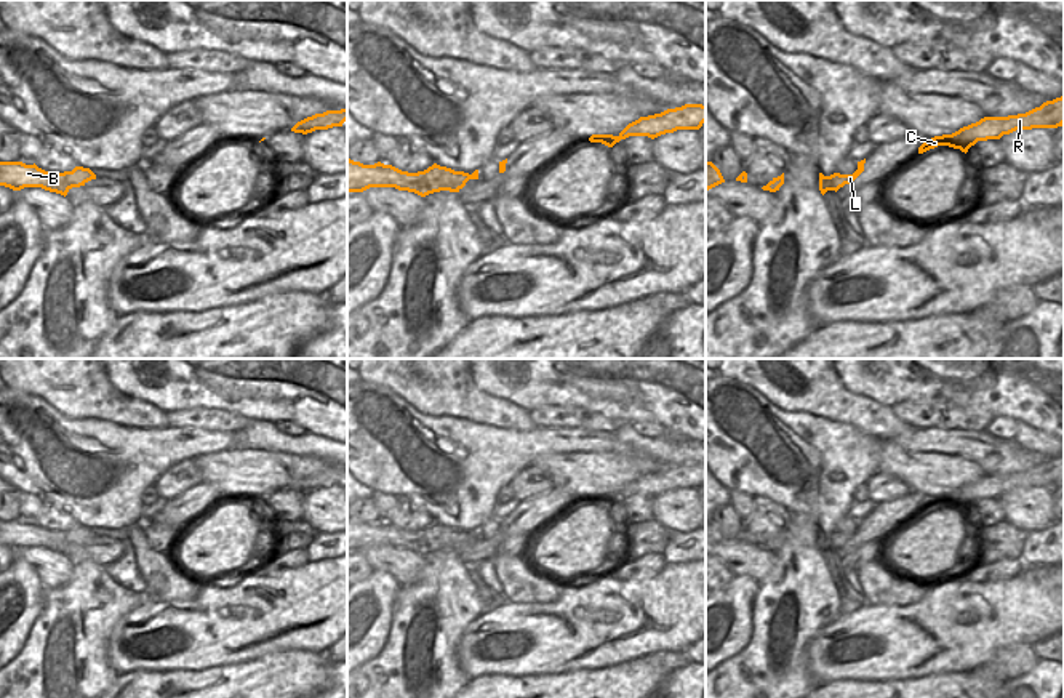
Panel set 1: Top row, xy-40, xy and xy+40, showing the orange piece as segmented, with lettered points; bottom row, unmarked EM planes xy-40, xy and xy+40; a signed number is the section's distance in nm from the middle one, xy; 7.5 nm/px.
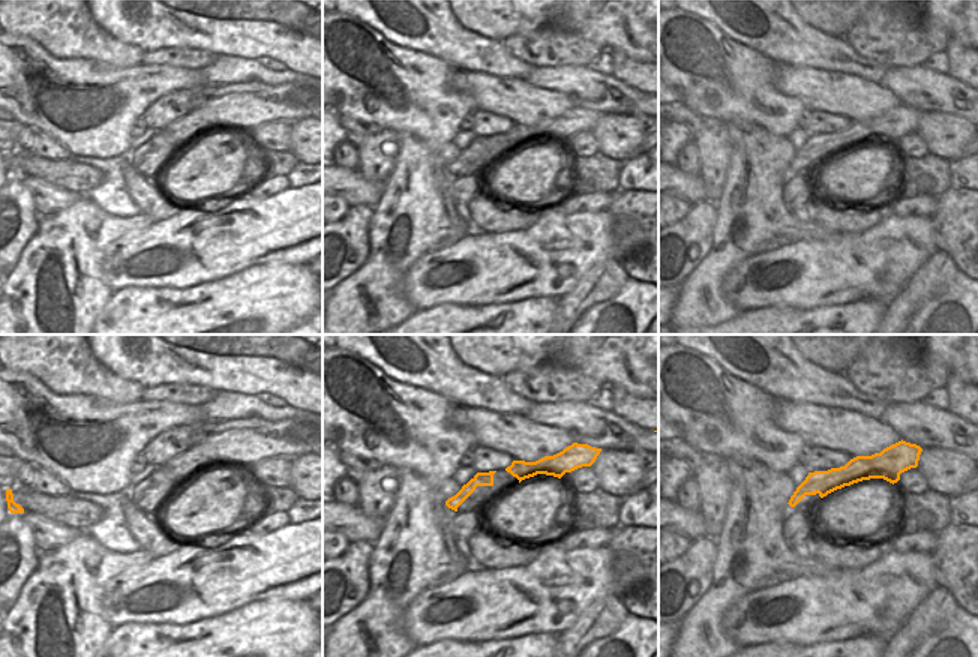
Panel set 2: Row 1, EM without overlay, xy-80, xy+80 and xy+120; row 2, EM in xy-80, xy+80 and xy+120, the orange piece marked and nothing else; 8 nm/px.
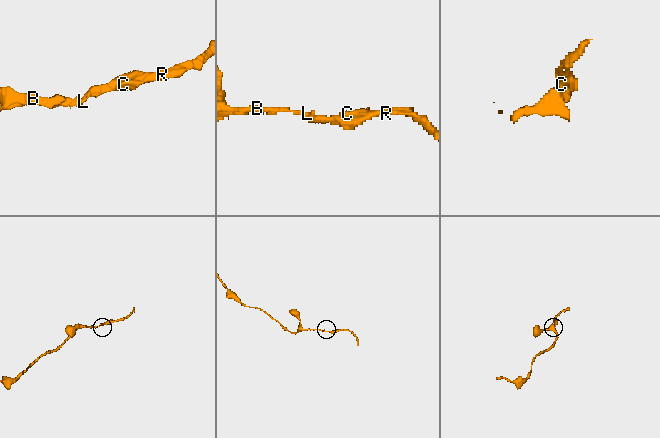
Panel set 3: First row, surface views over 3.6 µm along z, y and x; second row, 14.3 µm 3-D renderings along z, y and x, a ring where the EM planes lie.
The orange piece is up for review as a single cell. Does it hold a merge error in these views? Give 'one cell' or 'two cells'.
one cell

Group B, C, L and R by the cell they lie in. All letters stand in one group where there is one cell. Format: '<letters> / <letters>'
B C L R

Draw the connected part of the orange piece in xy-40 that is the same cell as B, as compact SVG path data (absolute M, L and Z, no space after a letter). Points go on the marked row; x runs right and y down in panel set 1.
M0 162L0 186L13 191L24 187L42 187L50 192L67 195L72 187L85 186L88 181L96 179L90 168L75 166L72 171L45 171L34 165L22 162Z

